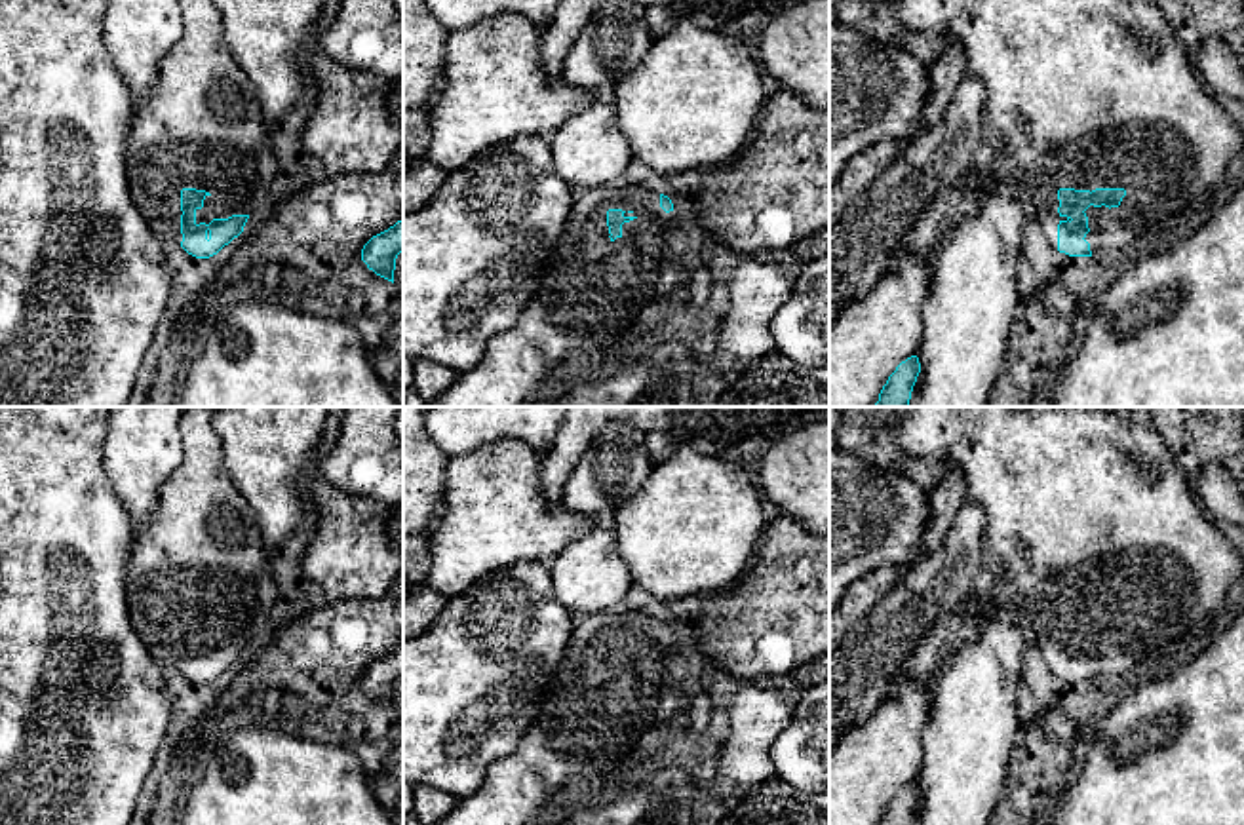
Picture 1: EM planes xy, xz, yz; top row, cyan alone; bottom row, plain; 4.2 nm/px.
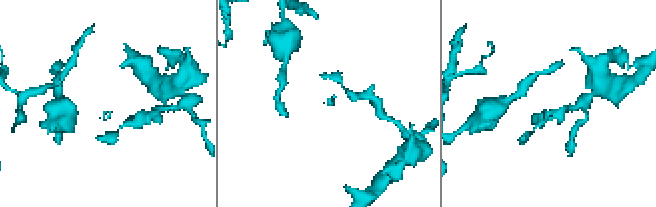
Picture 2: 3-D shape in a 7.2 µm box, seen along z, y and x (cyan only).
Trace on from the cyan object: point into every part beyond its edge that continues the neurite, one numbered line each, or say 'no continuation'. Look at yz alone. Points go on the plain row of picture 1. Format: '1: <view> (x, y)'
1: yz (1088, 512)

